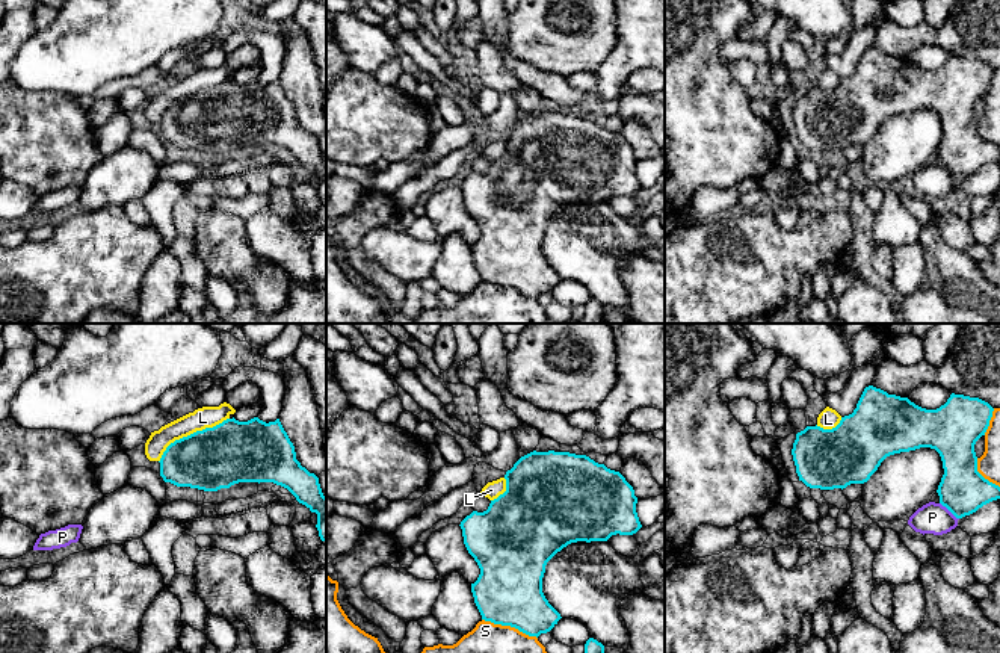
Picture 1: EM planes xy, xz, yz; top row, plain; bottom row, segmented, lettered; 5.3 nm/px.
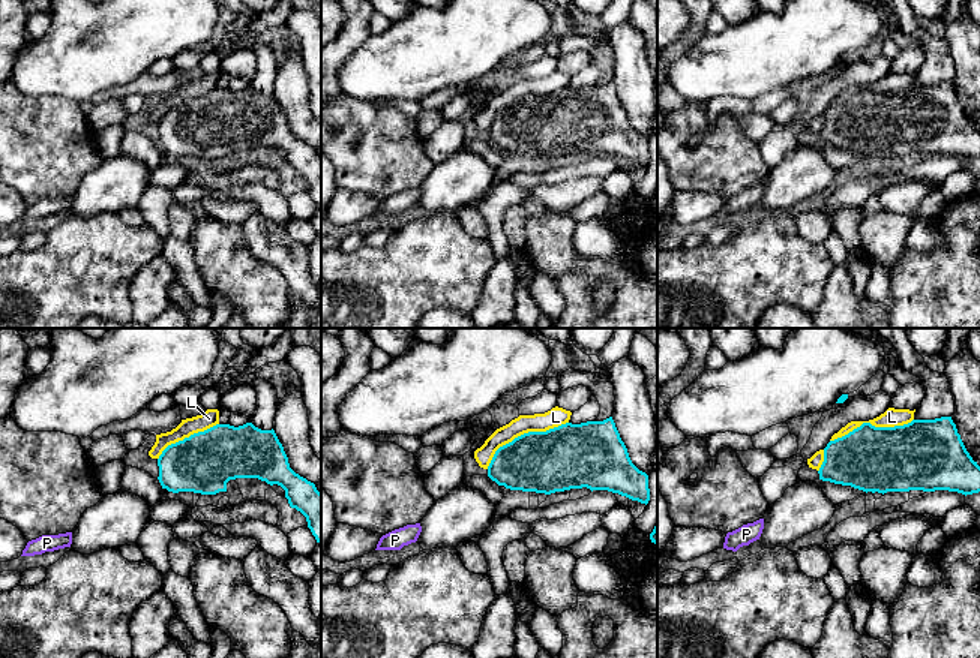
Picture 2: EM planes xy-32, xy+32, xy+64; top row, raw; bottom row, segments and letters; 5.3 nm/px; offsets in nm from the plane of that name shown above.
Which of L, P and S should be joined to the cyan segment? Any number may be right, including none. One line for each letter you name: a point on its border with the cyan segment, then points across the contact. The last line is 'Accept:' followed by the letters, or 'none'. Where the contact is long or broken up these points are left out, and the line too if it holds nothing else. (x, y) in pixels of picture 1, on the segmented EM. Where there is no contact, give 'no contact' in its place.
Accept: none

